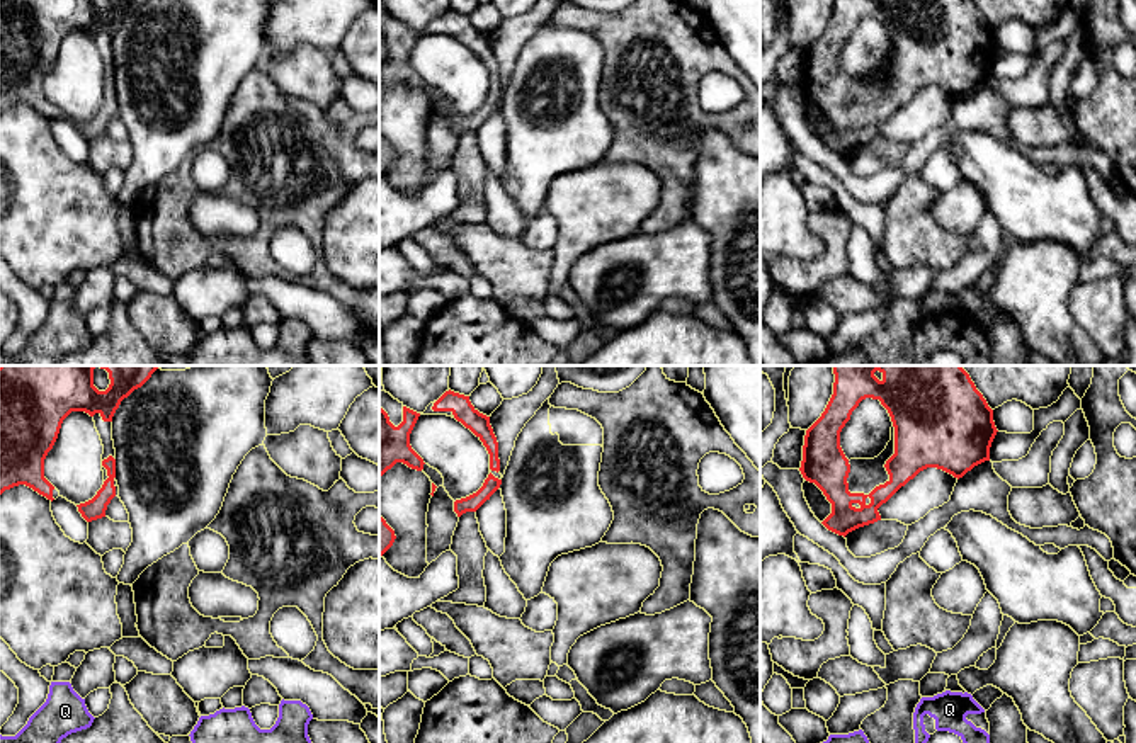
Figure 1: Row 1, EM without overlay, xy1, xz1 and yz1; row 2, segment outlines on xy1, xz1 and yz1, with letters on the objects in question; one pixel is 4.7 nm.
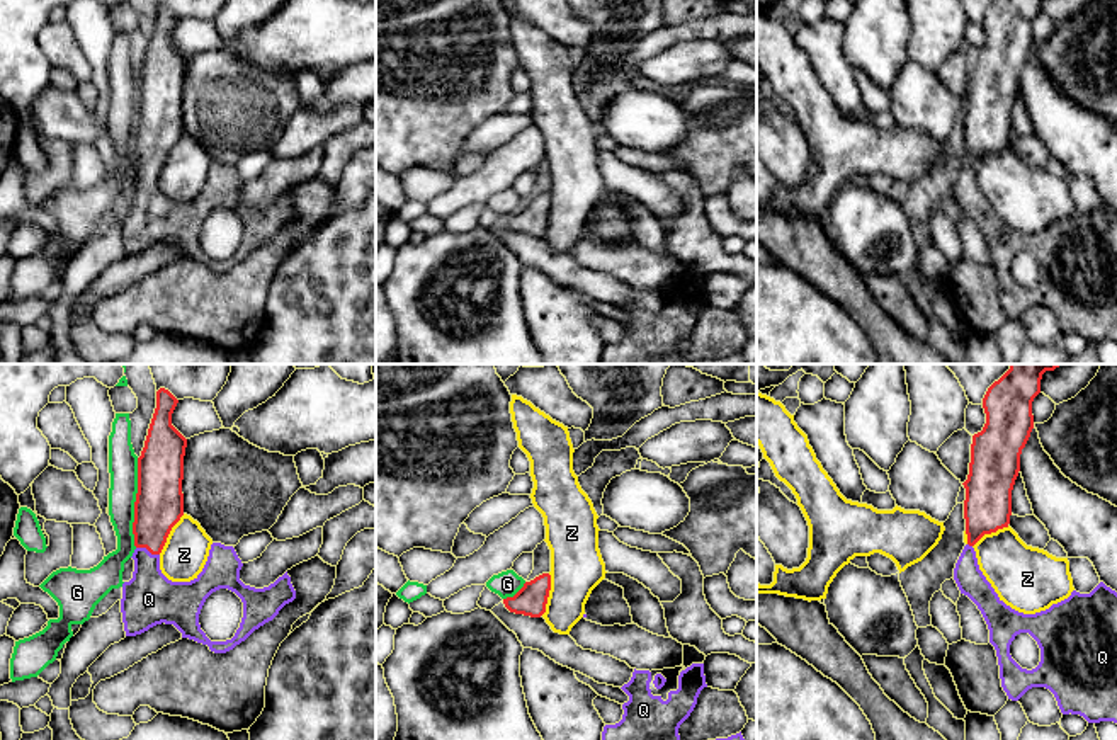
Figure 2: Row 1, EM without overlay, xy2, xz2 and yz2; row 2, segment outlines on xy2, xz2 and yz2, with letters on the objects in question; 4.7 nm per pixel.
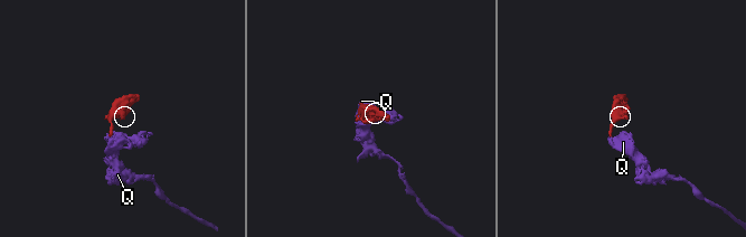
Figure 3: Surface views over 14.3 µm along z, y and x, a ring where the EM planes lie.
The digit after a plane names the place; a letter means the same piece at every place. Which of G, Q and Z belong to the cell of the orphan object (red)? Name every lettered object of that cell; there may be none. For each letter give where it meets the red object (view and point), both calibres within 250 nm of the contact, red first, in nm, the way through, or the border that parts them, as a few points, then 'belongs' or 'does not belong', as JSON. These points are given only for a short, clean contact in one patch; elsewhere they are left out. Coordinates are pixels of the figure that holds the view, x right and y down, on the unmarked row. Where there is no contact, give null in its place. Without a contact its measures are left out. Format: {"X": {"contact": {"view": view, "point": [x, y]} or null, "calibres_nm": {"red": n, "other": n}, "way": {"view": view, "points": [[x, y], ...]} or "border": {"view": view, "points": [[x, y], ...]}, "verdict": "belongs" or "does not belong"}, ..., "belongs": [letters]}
{"G": {"contact": {"view": "xy2", "point": [135, 121]}, "calibres_nm": {"red": 220, "other": 140}, "border": {"view": "xy2", "points": [[138, 77], [138, 111], [133, 142], [135, 165]]}, "verdict": "does not belong"}, "Q": {"contact": {"view": "xy2", "point": [148, 169]}, "calibres_nm": {"red": 220, "other": 260}, "way": {"view": "xy2", "points": [[158, 125], [150, 147], [148, 169], [148, 218]]}, "verdict": "belongs"}, "Z": {"contact": {"view": "xz2", "point": [548, 213]}, "calibres_nm": {"red": 150, "other": 260}, "border": {"view": "xz2", "points": [[549, 193], [549, 215], [541, 233]]}, "verdict": "does not belong"}, "belongs": ["Q"]}

